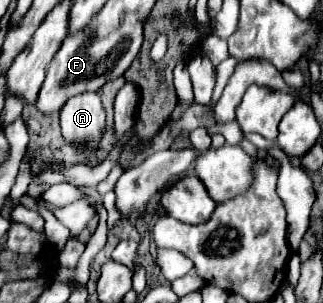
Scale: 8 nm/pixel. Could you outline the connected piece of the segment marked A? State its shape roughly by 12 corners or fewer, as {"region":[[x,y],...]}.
{"region":[[95,92],[69,98],[59,110],[71,144],[97,146],[105,110]]}

